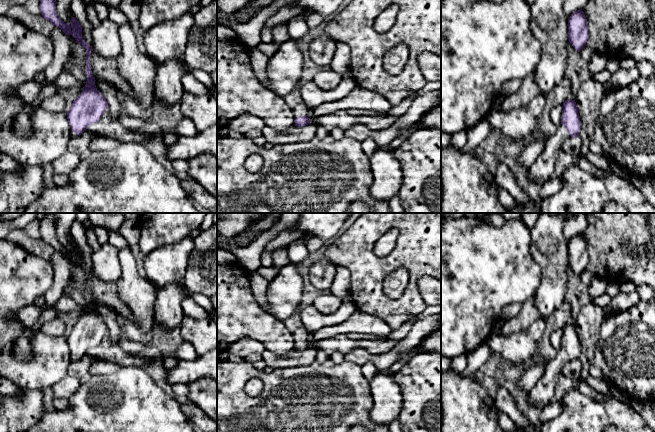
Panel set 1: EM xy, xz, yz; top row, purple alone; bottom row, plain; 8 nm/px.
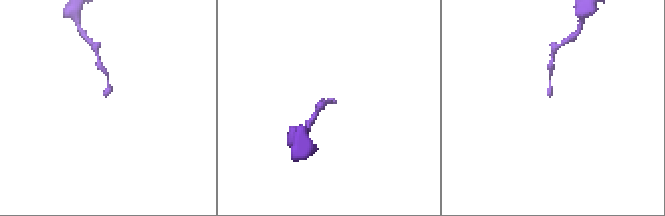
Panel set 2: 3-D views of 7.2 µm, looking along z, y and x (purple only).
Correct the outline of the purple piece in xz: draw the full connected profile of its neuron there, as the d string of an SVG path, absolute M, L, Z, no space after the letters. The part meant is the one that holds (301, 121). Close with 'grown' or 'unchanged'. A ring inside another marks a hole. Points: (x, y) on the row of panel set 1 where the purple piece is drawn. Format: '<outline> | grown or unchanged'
M301 102L292 109L295 116L295 126L304 127L312 122L306 115L308 108L304 102Z | grown

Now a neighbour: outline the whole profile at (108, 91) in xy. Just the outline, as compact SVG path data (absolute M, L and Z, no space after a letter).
M95 81L97 90L99 90L107 101L109 116L114 120L119 120L121 104L119 103L116 92L117 88L105 82Z

